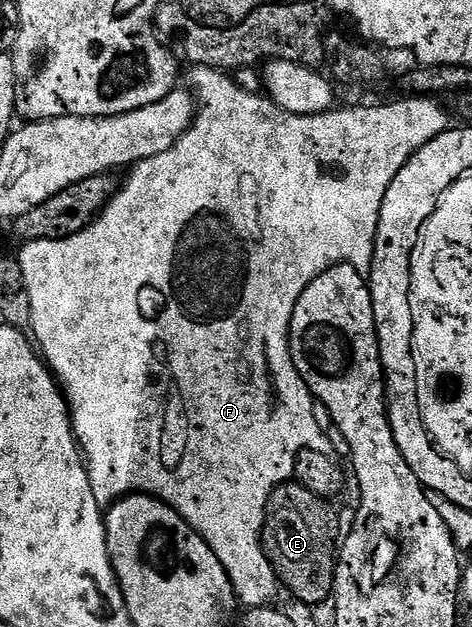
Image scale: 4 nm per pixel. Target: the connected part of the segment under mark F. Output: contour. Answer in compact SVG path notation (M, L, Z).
M196 66L190 72L192 73L192 84L190 83L190 85L197 95L198 110L191 127L175 141L173 148L169 148L169 152L161 152L161 156L153 156L144 162L136 162L134 166L130 167L128 174L131 175L128 176L127 183L124 186L122 183L118 187L117 192L112 196L107 207L103 209L103 213L91 225L86 226L80 234L74 234L68 238L28 242L22 247L23 251L17 254L17 258L23 268L23 288L27 291L29 304L31 305L31 324L29 330L33 335L34 345L41 351L43 361L47 363L51 373L55 375L58 385L67 399L67 408L71 412L71 428L75 431L75 440L79 443L79 449L82 457L85 459L89 484L93 488L93 496L97 496L100 506L104 508L110 506L112 502L118 502L119 499L127 497L129 494L150 494L152 498L160 498L164 504L173 507L203 537L205 544L209 544L209 548L213 548L217 560L221 560L221 564L233 584L238 603L246 609L262 609L272 605L277 592L279 593L278 578L263 550L261 541L263 520L267 509L267 502L271 498L271 492L272 490L276 490L278 486L284 485L294 475L295 457L301 451L319 450L323 454L334 455L334 446L327 439L327 431L317 424L317 419L313 416L313 406L316 402L315 397L313 397L311 389L307 387L305 380L299 375L297 368L293 364L293 356L291 355L291 317L295 311L295 305L301 296L301 292L305 292L307 285L317 276L321 276L321 272L325 272L331 266L346 264L352 266L361 275L370 275L371 265L373 264L373 252L375 251L375 237L377 236L377 228L379 227L379 213L381 212L381 204L385 200L385 192L389 188L389 184L393 184L397 172L401 172L401 168L405 168L407 161L421 147L429 144L429 140L433 140L446 132L449 128L449 122L447 122L446 112L435 103L438 101L431 96L403 96L400 97L400 102L391 102L388 106L351 106L348 110L332 108L326 114L313 114L310 116L305 114L290 114L282 110L276 102L271 101L270 98L264 96L262 93L259 93L259 95L254 94L251 90L238 90L235 87L234 80L231 79L234 77L228 76L222 70L217 70L210 66Z

